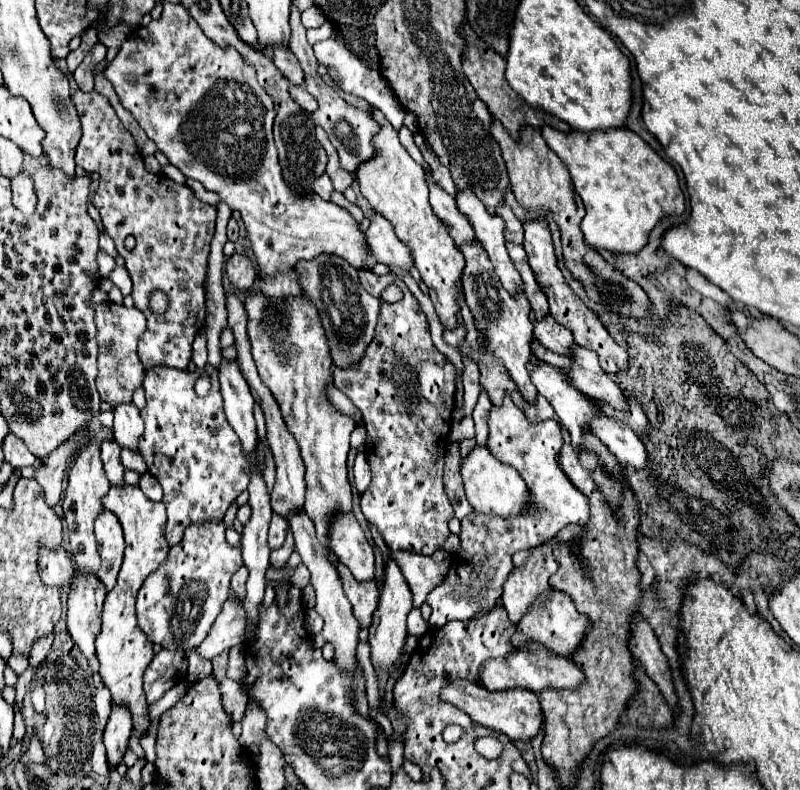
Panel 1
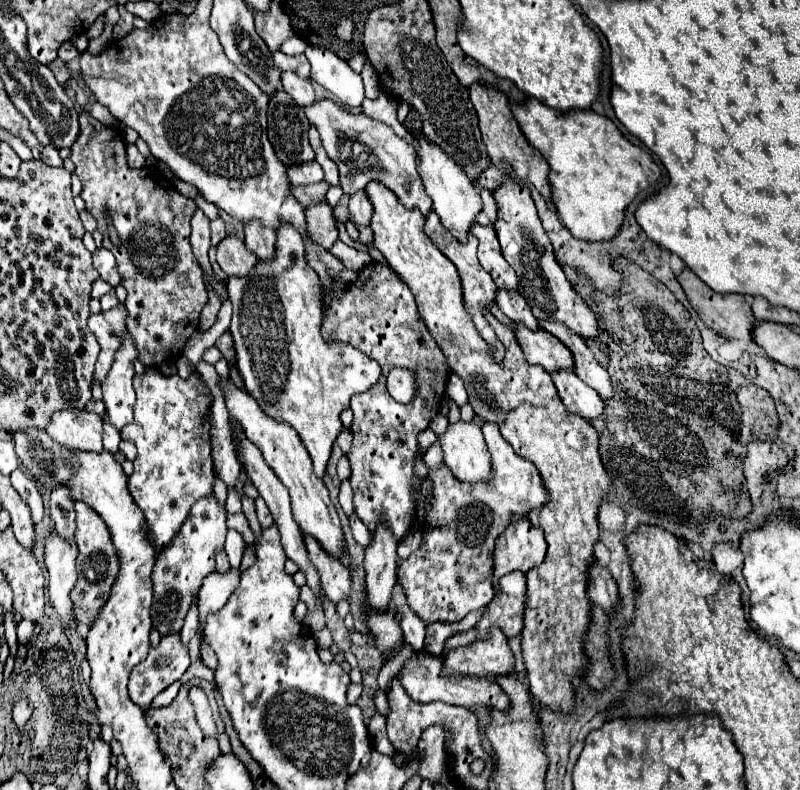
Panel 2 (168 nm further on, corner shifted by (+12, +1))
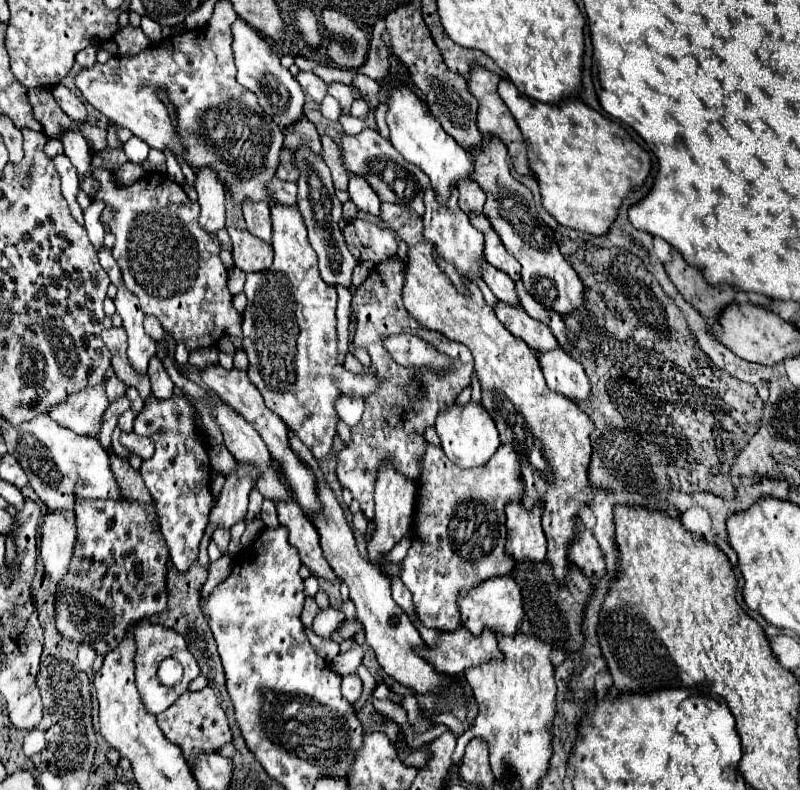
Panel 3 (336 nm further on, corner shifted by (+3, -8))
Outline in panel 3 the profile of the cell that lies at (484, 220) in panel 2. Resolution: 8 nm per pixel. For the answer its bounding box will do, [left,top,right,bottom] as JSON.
[459,179,485,213]

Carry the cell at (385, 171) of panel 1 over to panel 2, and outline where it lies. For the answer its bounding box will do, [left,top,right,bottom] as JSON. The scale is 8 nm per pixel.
[366,182,614,716]

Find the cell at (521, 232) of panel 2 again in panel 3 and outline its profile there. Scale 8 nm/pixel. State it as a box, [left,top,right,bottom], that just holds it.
[471,137,583,313]

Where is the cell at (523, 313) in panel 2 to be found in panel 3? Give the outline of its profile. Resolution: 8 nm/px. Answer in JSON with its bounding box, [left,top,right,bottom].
[483,259,517,305]

